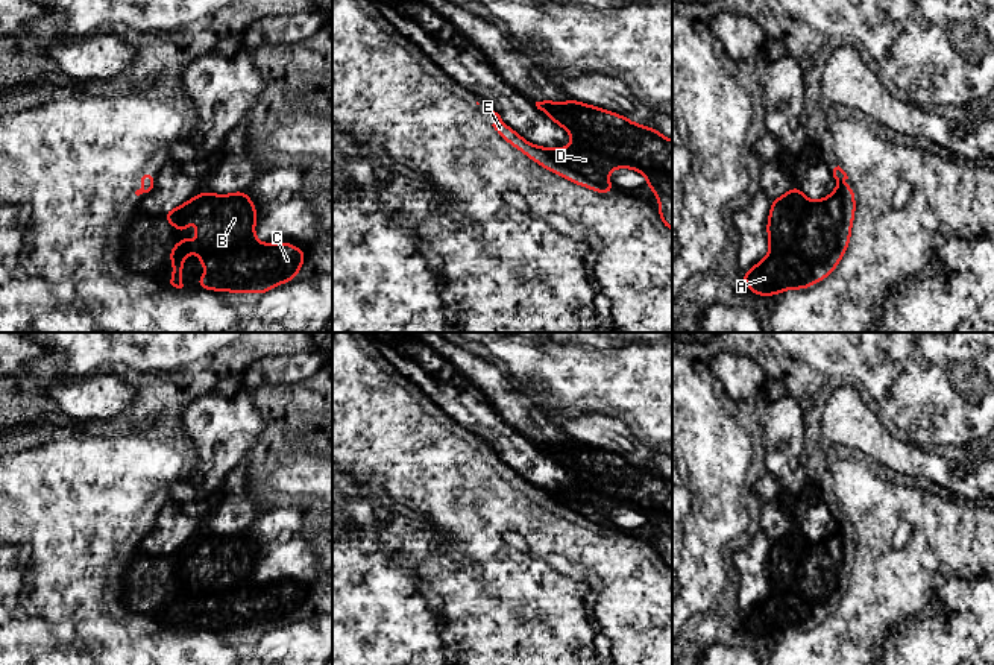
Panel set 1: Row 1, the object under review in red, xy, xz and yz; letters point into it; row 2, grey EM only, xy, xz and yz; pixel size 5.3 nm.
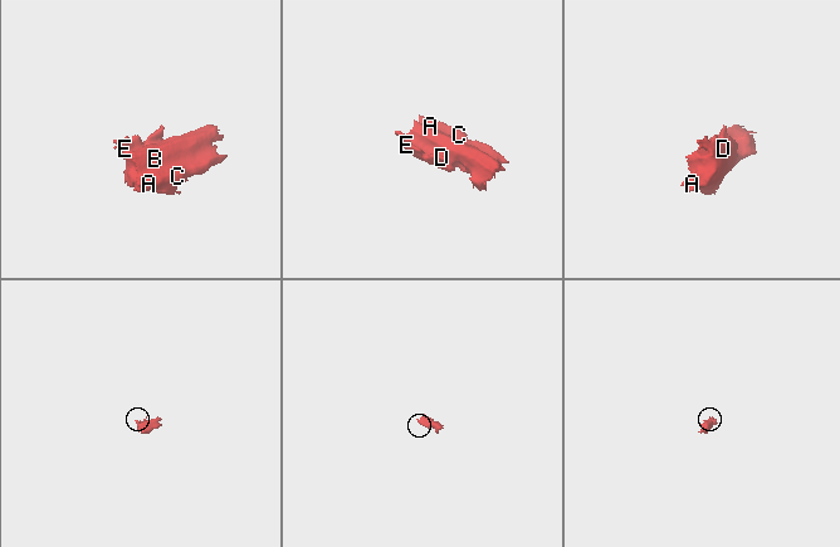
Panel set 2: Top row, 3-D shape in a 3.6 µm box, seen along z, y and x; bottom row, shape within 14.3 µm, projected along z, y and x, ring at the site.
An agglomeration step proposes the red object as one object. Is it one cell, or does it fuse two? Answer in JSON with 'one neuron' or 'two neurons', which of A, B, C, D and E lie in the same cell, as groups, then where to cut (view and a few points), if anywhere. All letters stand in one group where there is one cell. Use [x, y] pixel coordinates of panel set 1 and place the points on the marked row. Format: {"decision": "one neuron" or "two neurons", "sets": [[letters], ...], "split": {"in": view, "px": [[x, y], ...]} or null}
{"decision": "one neuron", "sets": [["A", "B", "C", "D", "E"]], "split": null}

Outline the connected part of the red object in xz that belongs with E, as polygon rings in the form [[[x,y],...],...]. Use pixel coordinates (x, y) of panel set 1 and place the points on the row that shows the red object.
[[[569,99],[536,102],[548,118],[574,141],[566,147],[543,147],[527,141],[493,111],[496,134],[533,162],[575,185],[612,194],[609,173],[630,169],[646,178],[659,202],[657,216],[672,232],[672,140],[628,117]]]

